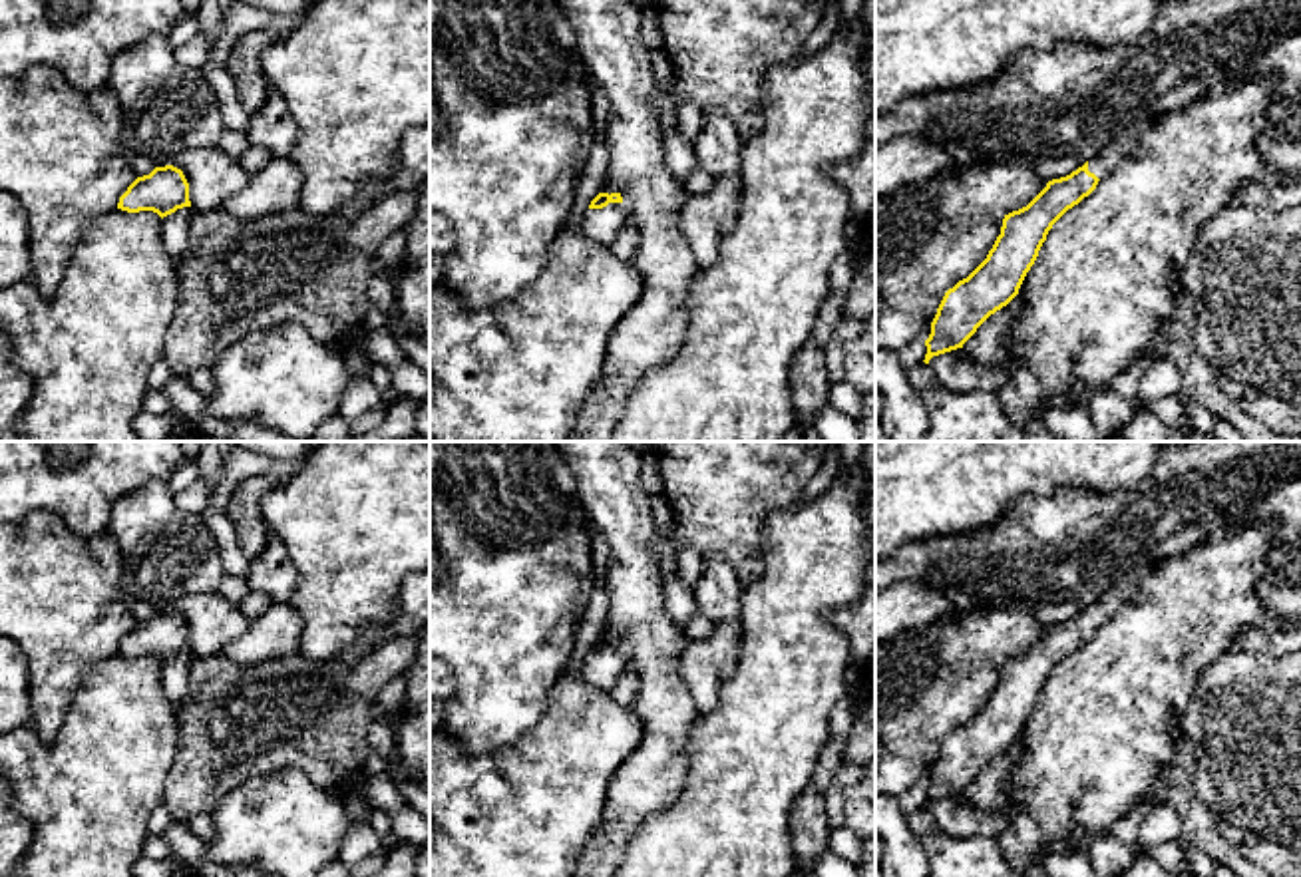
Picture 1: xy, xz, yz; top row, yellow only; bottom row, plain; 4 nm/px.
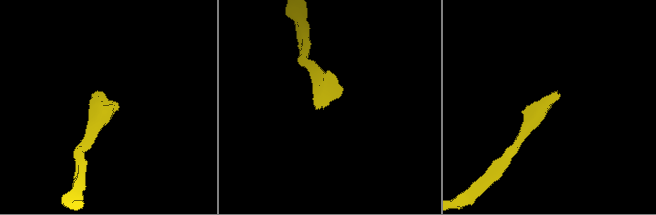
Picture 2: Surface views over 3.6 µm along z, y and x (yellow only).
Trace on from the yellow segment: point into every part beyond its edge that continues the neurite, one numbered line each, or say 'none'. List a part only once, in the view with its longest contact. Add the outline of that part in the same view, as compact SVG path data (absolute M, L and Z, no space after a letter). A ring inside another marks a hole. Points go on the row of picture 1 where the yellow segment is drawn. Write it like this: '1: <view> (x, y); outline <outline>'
1: xz (601, 225); outline M609 203L603 209L587 209L581 221L581 233L595 243L613 247L621 221L621 203Z

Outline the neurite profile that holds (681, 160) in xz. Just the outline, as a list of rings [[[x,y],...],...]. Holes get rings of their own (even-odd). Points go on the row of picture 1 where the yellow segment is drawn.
[[[676,127],[664,135],[664,157],[668,171],[682,183],[696,169],[694,145],[688,143]]]

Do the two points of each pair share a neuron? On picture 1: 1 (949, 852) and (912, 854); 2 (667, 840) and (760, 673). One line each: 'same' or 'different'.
1: different
2: same

